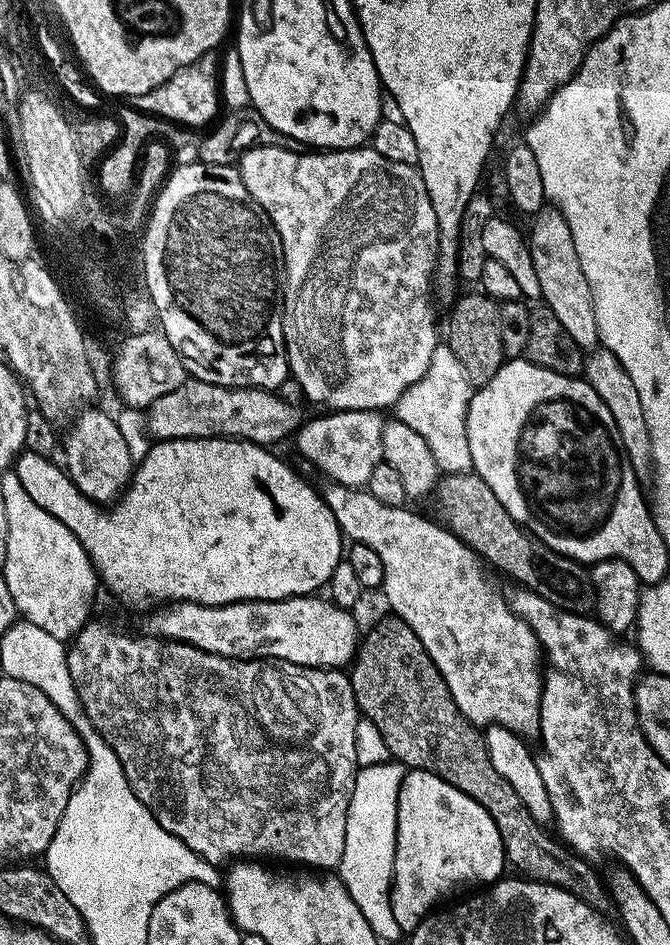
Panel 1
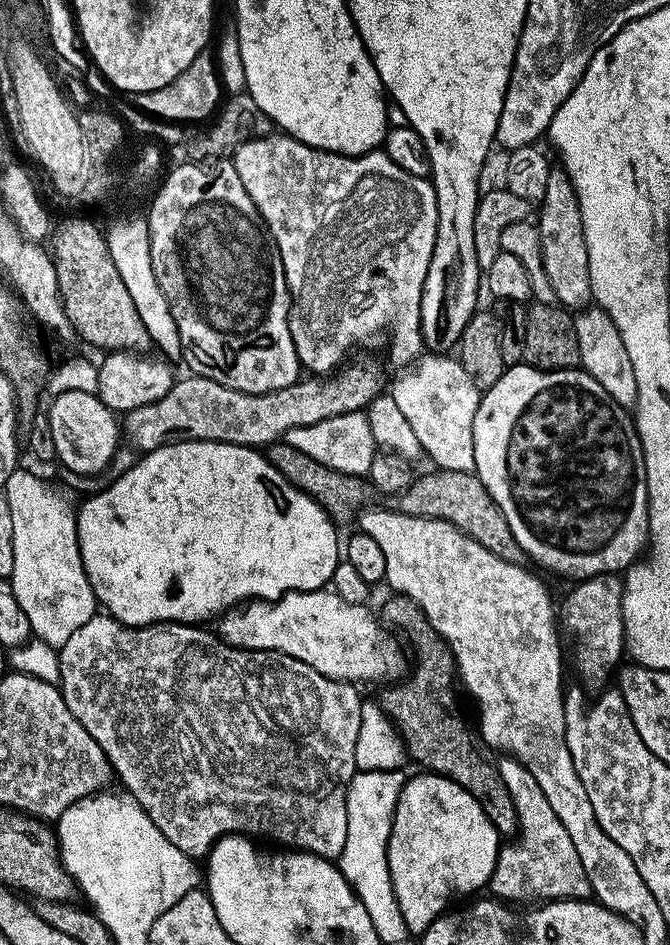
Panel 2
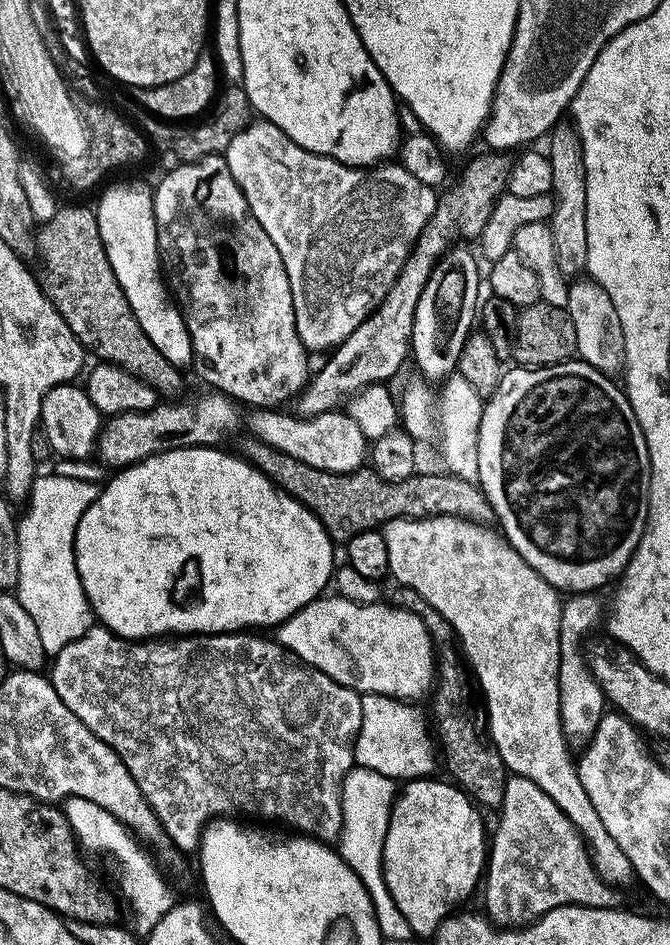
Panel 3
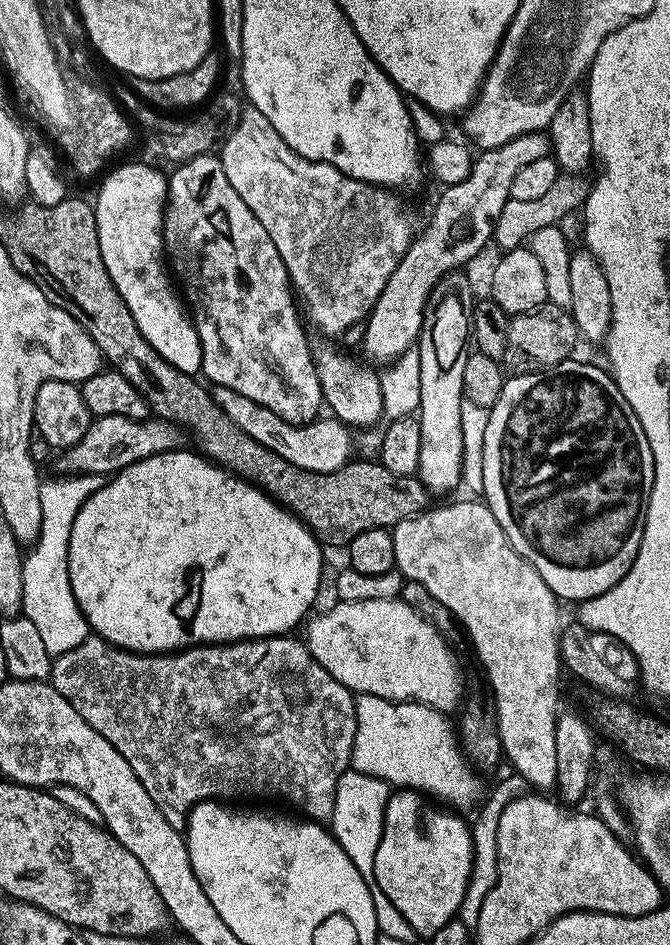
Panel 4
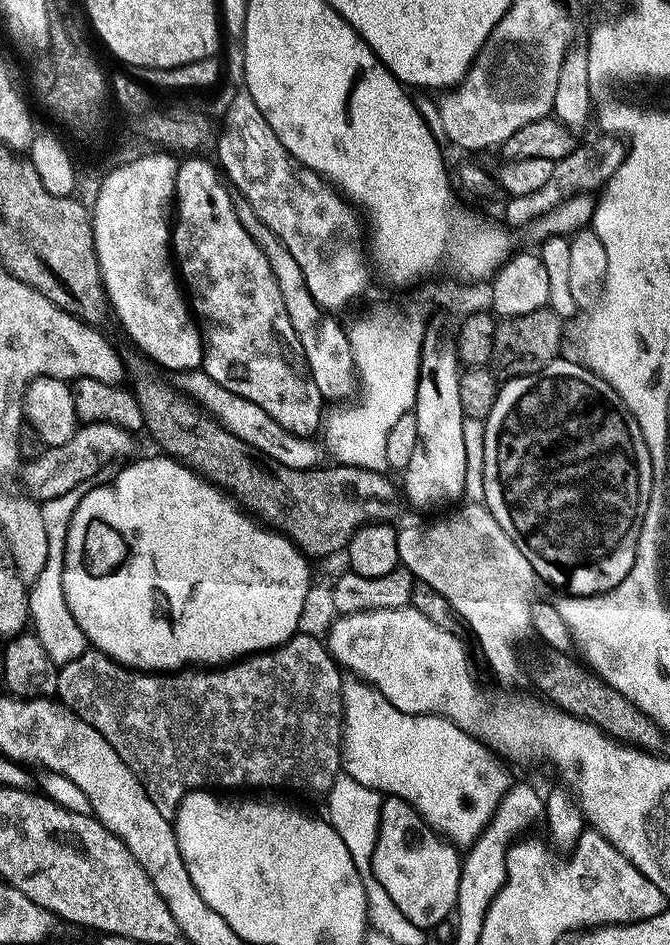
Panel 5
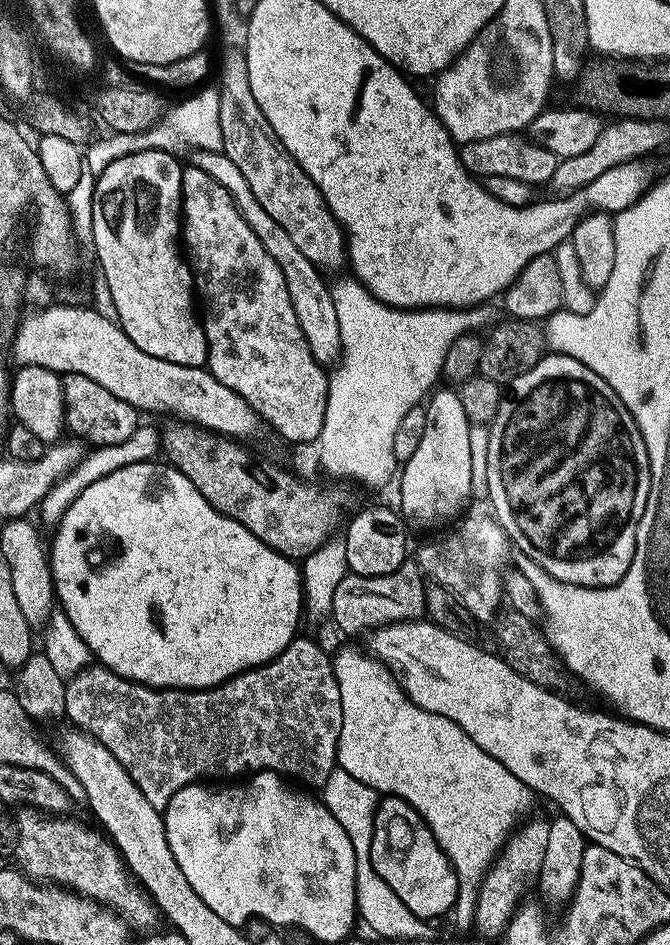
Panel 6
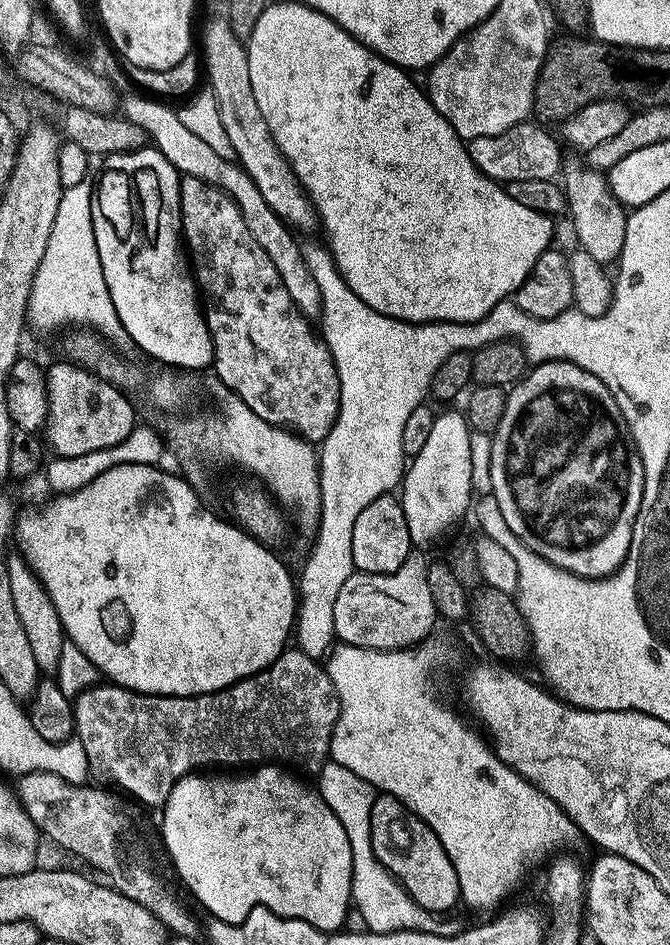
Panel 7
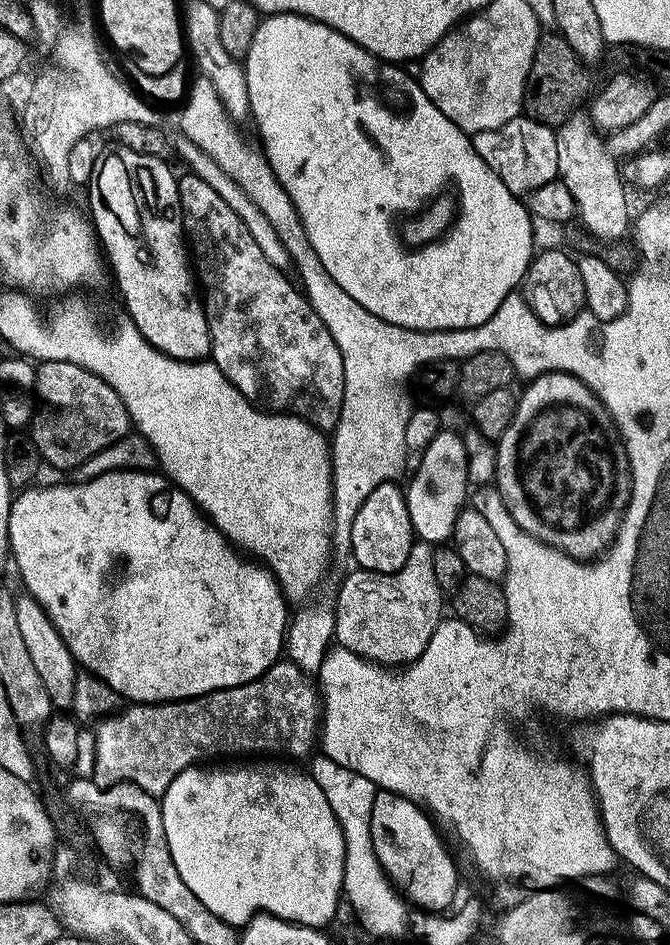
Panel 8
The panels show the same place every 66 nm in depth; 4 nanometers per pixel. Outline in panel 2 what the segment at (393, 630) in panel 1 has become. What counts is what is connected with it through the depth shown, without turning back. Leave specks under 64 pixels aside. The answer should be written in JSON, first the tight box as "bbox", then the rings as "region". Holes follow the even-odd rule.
{"bbox":[378,594,520,837],"region":[[[399,594],[389,597],[380,612],[378,608],[378,619],[389,629],[397,628],[408,635],[416,665],[413,668],[411,665],[410,671],[399,682],[385,687],[388,689],[378,697],[380,708],[400,733],[407,755],[411,759],[413,756],[424,767],[421,769],[462,786],[462,790],[482,806],[486,818],[490,818],[501,837],[511,837],[520,822],[514,810],[514,798],[510,798],[510,790],[506,790],[506,782],[502,782],[497,757],[492,757],[495,756],[493,749],[481,738],[473,721],[471,724],[460,713],[460,700],[456,697],[458,673],[452,653],[414,601]]]}

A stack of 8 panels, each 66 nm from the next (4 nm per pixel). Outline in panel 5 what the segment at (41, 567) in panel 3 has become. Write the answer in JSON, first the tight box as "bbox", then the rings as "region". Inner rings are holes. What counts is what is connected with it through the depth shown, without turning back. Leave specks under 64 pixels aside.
{"bbox":[28,491,88,666],"region":[[[76,491],[54,497],[43,503],[43,521],[46,522],[48,536],[47,564],[35,584],[31,585],[28,596],[28,611],[32,630],[52,661],[63,666],[78,658],[88,650],[88,643],[81,628],[74,621],[69,607],[66,606],[65,594],[60,582],[60,574],[64,567],[65,539],[70,534],[70,527],[75,517],[75,510],[81,501]]]}

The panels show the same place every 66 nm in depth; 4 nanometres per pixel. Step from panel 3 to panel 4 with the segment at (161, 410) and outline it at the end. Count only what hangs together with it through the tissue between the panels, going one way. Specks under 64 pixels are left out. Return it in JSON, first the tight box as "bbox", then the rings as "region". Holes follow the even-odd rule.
{"bbox":[56,416,178,476],"region":[[[105,416],[102,424],[104,428],[99,428],[99,423],[89,423],[86,434],[82,439],[69,448],[63,449],[59,453],[60,456],[56,460],[56,464],[61,468],[61,473],[64,474],[81,474],[94,473],[110,476],[120,471],[121,468],[127,468],[130,464],[137,464],[139,460],[145,460],[147,456],[159,456],[162,452],[173,451],[177,447],[176,432],[178,432],[177,425],[170,424],[166,420],[159,418],[149,418],[146,420],[131,420],[128,416]]]}

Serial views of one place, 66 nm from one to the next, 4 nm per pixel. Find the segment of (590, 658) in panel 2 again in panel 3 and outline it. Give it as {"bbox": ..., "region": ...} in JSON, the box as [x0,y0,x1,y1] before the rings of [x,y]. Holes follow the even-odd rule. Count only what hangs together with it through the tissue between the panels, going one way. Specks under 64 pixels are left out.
{"bbox":[558,593,606,748],"region":[[[575,593],[563,601],[560,612],[558,668],[560,721],[569,745],[577,748],[587,744],[606,711],[604,691],[598,686],[597,680],[588,668],[584,645],[582,646],[584,636],[593,628],[602,612],[602,604],[598,597],[599,595],[595,593]]]}

